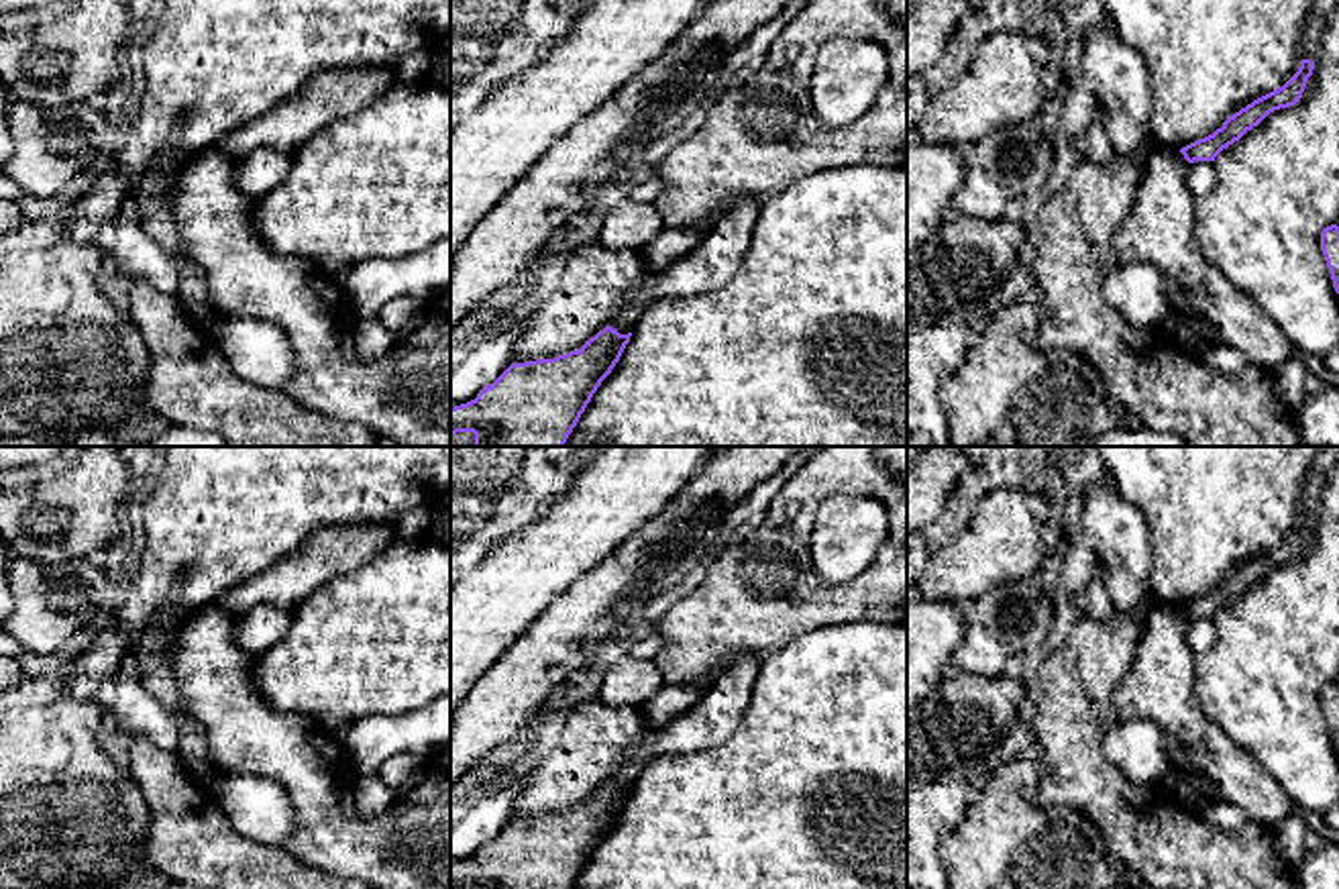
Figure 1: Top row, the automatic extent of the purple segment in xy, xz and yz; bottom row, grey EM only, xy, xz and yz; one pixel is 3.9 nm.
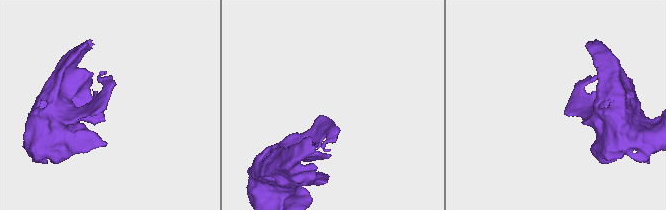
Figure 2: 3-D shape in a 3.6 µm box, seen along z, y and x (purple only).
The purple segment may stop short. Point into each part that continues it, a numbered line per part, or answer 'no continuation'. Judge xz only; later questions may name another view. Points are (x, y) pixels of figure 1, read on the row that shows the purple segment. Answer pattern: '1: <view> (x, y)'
no continuation

